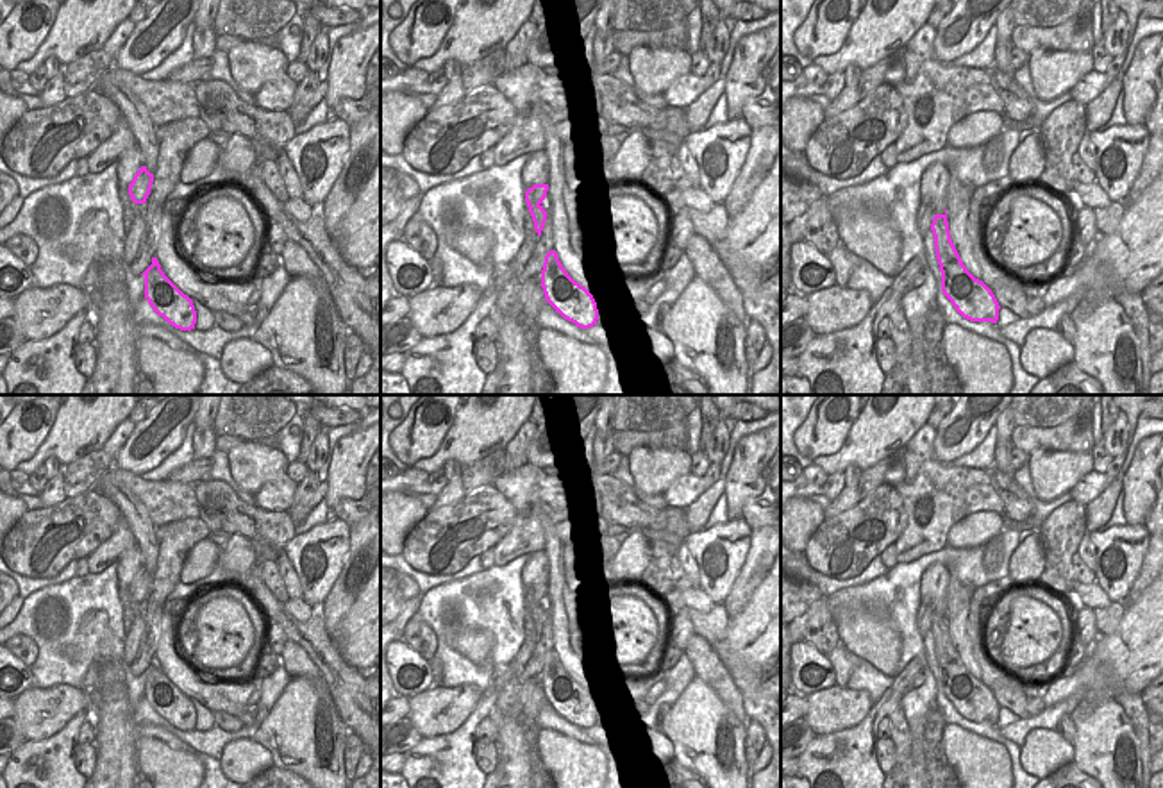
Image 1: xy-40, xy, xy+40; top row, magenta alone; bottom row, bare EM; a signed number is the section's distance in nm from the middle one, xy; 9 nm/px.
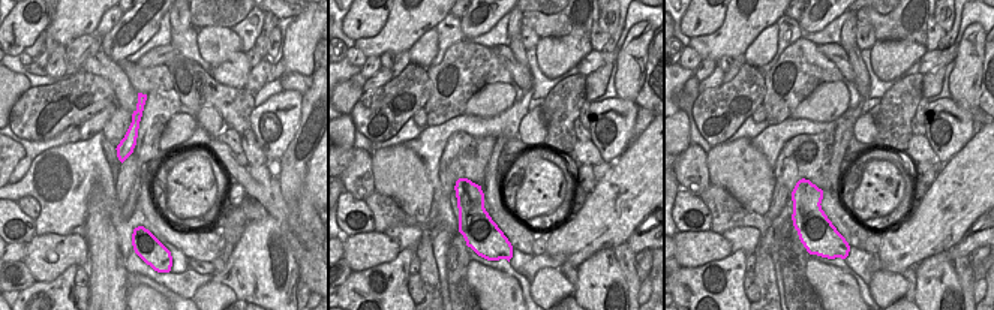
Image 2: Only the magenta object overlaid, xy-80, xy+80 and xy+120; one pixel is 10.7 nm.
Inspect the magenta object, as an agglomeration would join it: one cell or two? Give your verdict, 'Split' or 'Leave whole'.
Split.

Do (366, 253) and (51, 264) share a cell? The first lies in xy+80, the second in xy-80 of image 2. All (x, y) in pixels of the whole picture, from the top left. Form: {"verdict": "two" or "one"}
{"verdict": "one"}

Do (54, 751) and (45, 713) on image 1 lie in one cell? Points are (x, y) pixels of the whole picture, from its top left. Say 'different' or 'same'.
different

